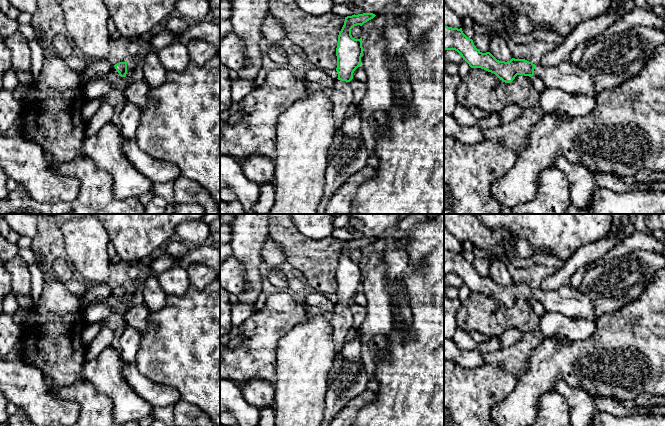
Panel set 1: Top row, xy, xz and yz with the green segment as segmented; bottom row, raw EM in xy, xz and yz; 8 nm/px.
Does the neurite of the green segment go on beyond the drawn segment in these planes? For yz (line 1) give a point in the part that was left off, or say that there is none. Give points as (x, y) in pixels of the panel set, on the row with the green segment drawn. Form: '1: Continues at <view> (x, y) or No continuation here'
1: Continues at yz (569, 77)

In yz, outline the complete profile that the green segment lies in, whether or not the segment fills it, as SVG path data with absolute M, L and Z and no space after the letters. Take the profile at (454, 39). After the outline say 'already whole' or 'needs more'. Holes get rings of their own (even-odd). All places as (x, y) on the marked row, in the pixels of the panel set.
M444 26L444 51L455 50L471 68L481 68L488 72L494 73L500 80L505 83L512 82L517 75L538 76L545 84L546 88L558 88L574 95L585 95L593 98L598 97L595 90L592 77L589 71L584 71L577 64L564 61L555 66L542 66L533 64L525 59L512 58L510 61L499 61L490 52L482 53L462 31L462 28L452 28Z; needs more

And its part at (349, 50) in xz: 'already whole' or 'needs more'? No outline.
needs more

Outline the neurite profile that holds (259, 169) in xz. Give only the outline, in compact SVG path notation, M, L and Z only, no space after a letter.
M251 156L241 162L242 170L247 179L259 185L274 183L275 163L264 156Z

